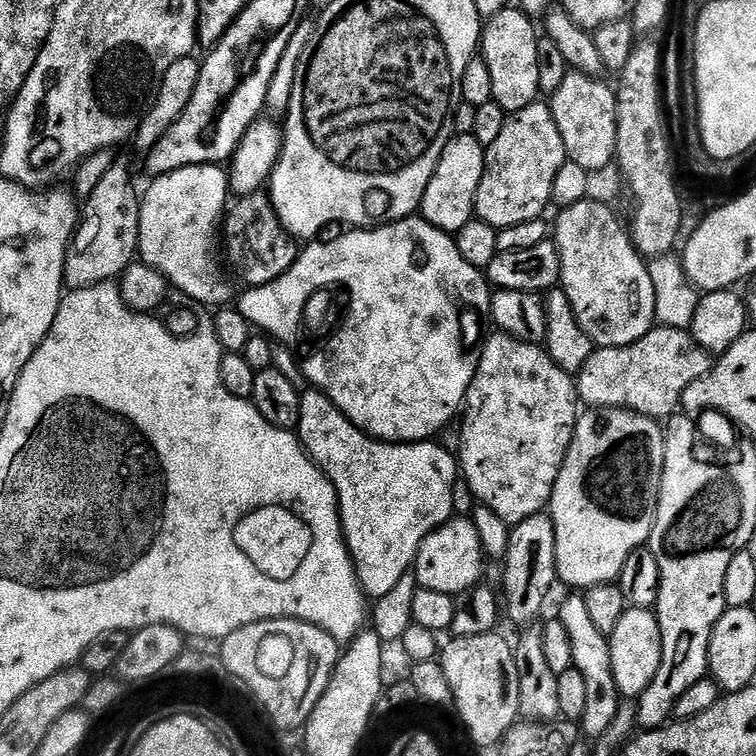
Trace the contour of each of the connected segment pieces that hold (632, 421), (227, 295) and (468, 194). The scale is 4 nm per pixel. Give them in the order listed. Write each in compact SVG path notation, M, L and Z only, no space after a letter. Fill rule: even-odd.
M598 408L588 410L577 419L576 433L568 447L568 453L564 456L564 465L556 479L556 485L552 488L550 501L550 515L552 518L552 531L556 534L556 575L559 583L569 584L572 590L589 590L599 588L601 585L611 585L619 581L622 574L622 566L626 566L626 558L634 554L639 548L645 547L648 539L652 537L652 527L656 517L656 507L660 497L662 486L662 474L664 473L664 434L665 429L660 428L651 416L643 416L641 412L630 412L627 408Z
M204 164L204 165L186 165L176 166L168 172L165 176L160 176L152 185L148 188L148 193L143 193L140 202L140 247L138 249L138 256L143 263L146 263L155 270L155 272L161 272L165 278L167 278L169 285L173 289L176 288L184 296L189 296L192 301L197 305L200 304L216 304L215 306L228 306L233 303L232 300L232 288L224 281L224 276L220 273L220 264L216 261L216 244L218 248L218 233L222 228L222 217L225 215L226 209L229 207L230 199L230 185L228 182L227 171L220 164Z
M456 134L449 140L446 150L442 150L442 158L430 178L430 186L426 186L426 194L418 209L427 224L455 234L462 230L462 226L466 226L466 222L474 219L478 182L482 182L484 173L485 151L471 134Z

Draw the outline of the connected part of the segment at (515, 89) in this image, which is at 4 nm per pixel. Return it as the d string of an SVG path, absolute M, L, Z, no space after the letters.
M513 6L494 14L482 28L482 59L494 82L492 98L511 114L537 103L541 95L538 86L538 28L533 17Z

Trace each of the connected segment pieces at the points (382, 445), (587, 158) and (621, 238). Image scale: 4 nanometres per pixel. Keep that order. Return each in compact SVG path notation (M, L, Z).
M308 390L300 397L300 442L308 459L328 475L328 481L336 491L340 504L340 527L344 530L344 543L356 565L356 578L360 581L365 597L379 598L394 590L398 578L406 574L416 563L416 555L422 542L431 532L453 519L452 507L456 504L456 480L458 484L458 460L436 442L389 442L369 436L325 392Z
M575 70L569 71L555 94L550 97L554 122L558 122L558 134L562 134L565 157L582 170L594 172L610 167L616 159L617 93L604 85L603 79L587 76Z
M583 200L563 209L554 220L560 255L560 284L582 330L596 348L638 342L657 323L656 291L645 257L637 252L629 229L607 204Z

